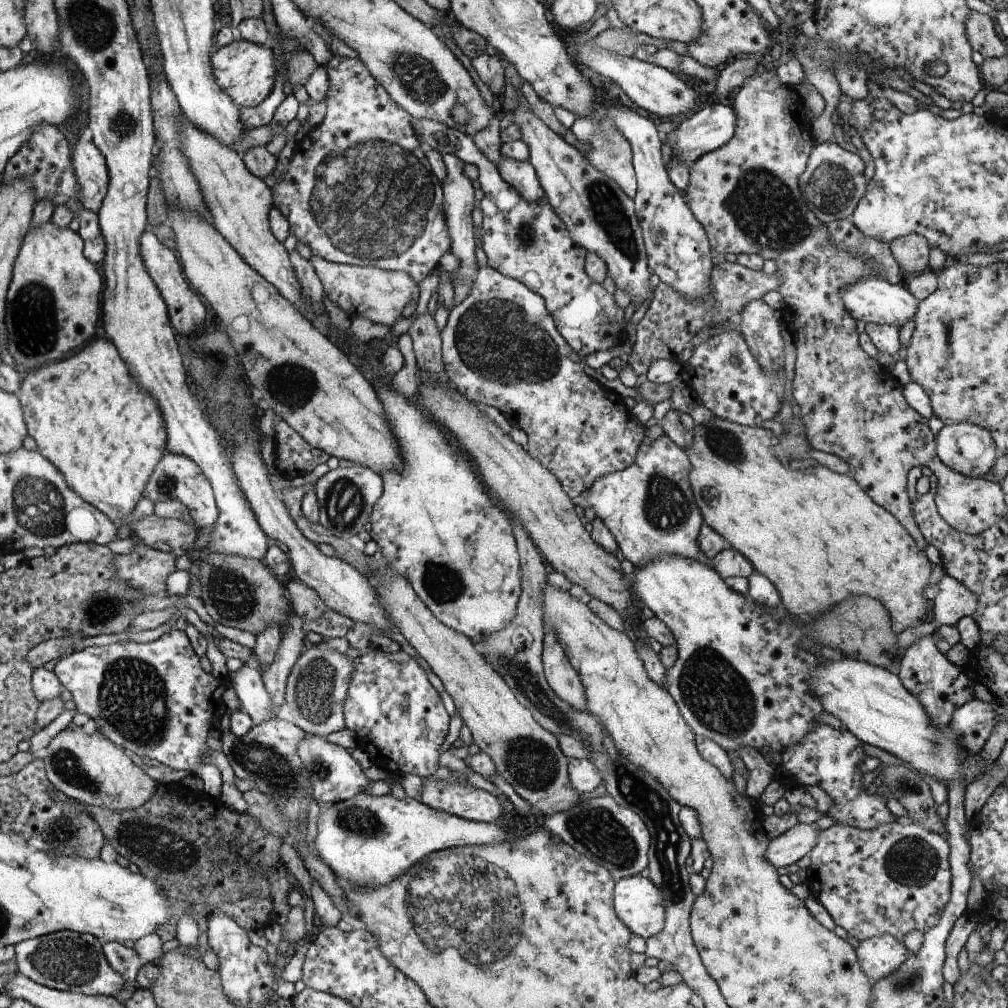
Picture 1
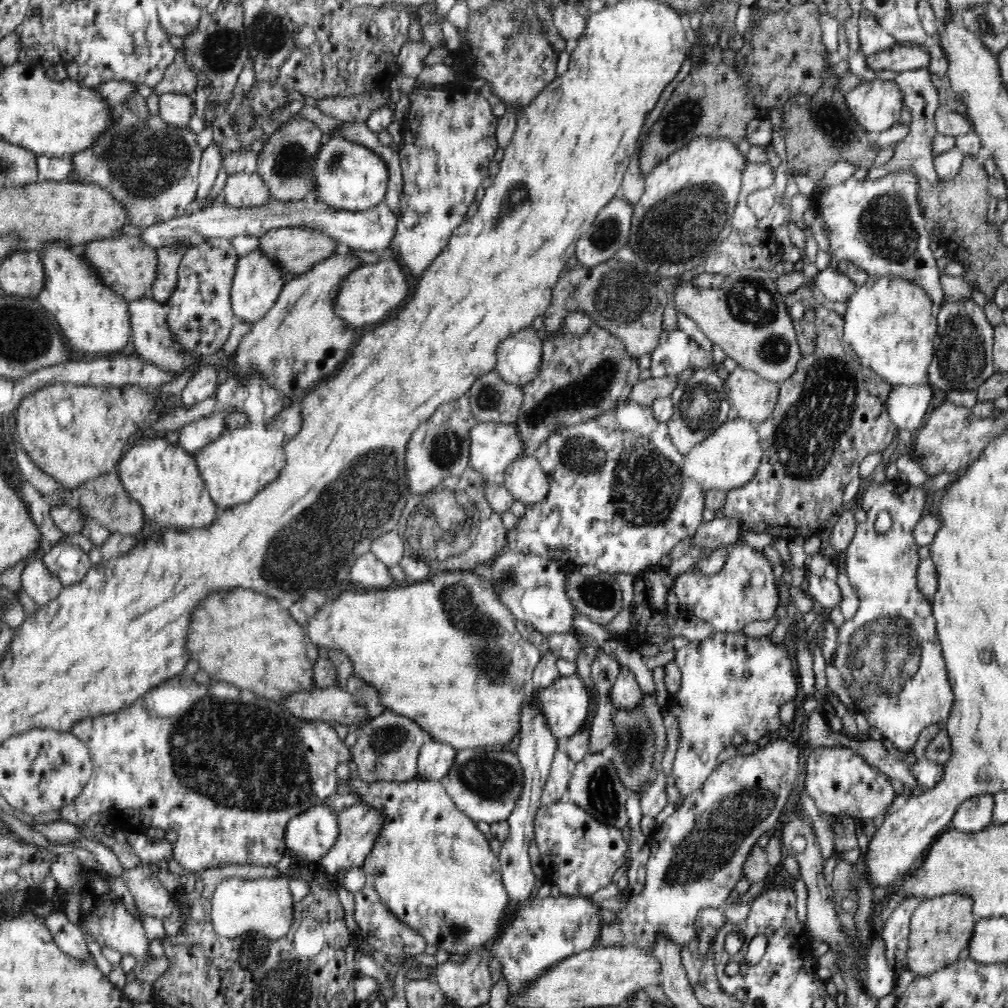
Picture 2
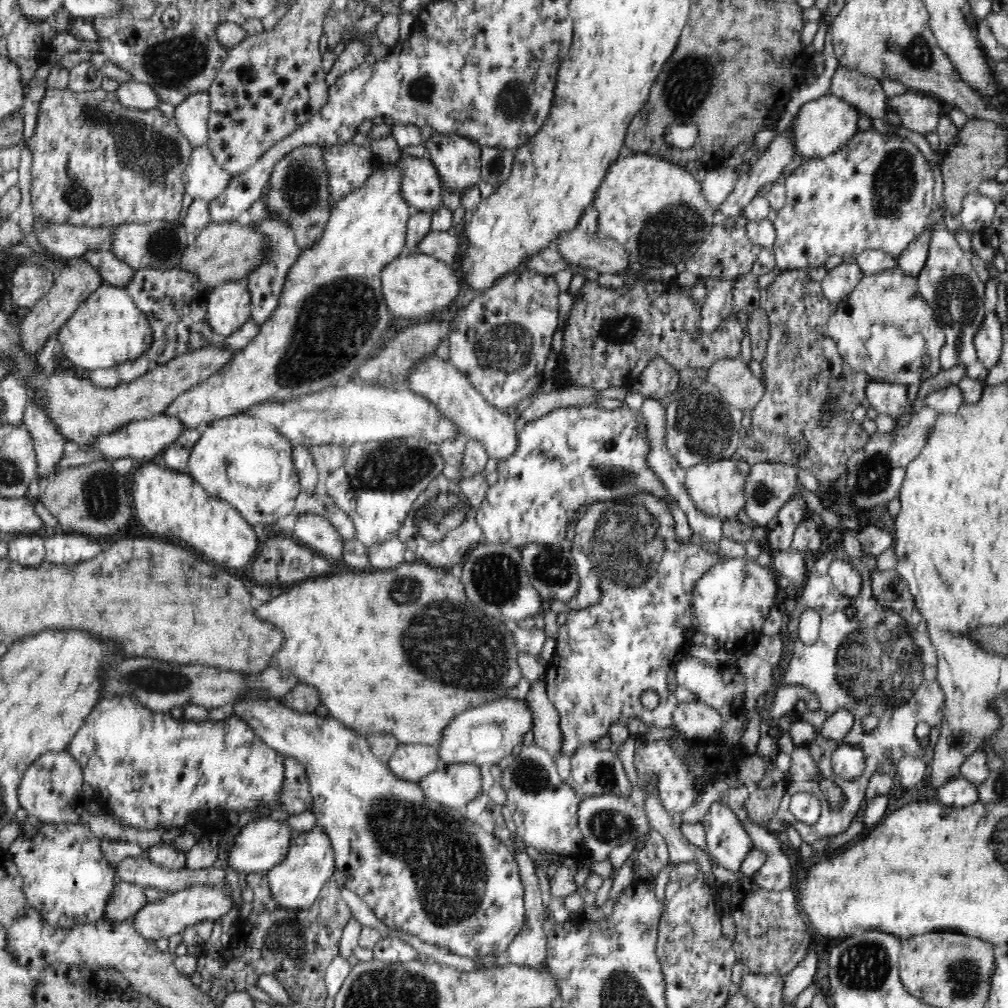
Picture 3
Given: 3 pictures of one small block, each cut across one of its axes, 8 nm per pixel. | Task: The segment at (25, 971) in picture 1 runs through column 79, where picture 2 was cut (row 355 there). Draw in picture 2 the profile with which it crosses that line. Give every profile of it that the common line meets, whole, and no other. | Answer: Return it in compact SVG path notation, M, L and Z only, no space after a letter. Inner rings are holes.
M973 299L944 302L937 309L934 356L928 370L928 384L946 391L974 391L996 372L993 361L993 327Z

